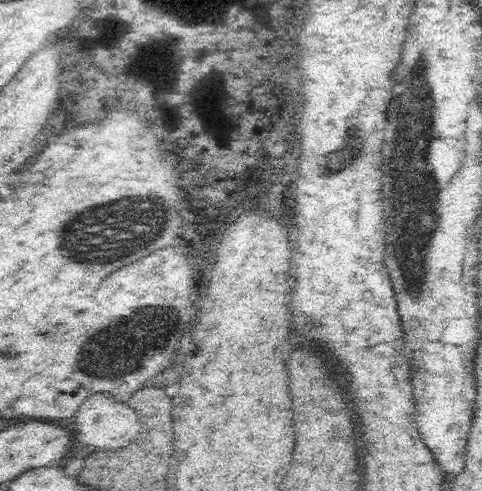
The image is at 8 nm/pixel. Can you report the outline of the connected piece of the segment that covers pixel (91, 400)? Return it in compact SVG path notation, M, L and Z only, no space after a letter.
M110 392L90 394L89 398L80 406L77 416L77 426L74 438L77 446L90 449L109 450L110 448L127 447L142 432L139 414L128 401L120 401Z

